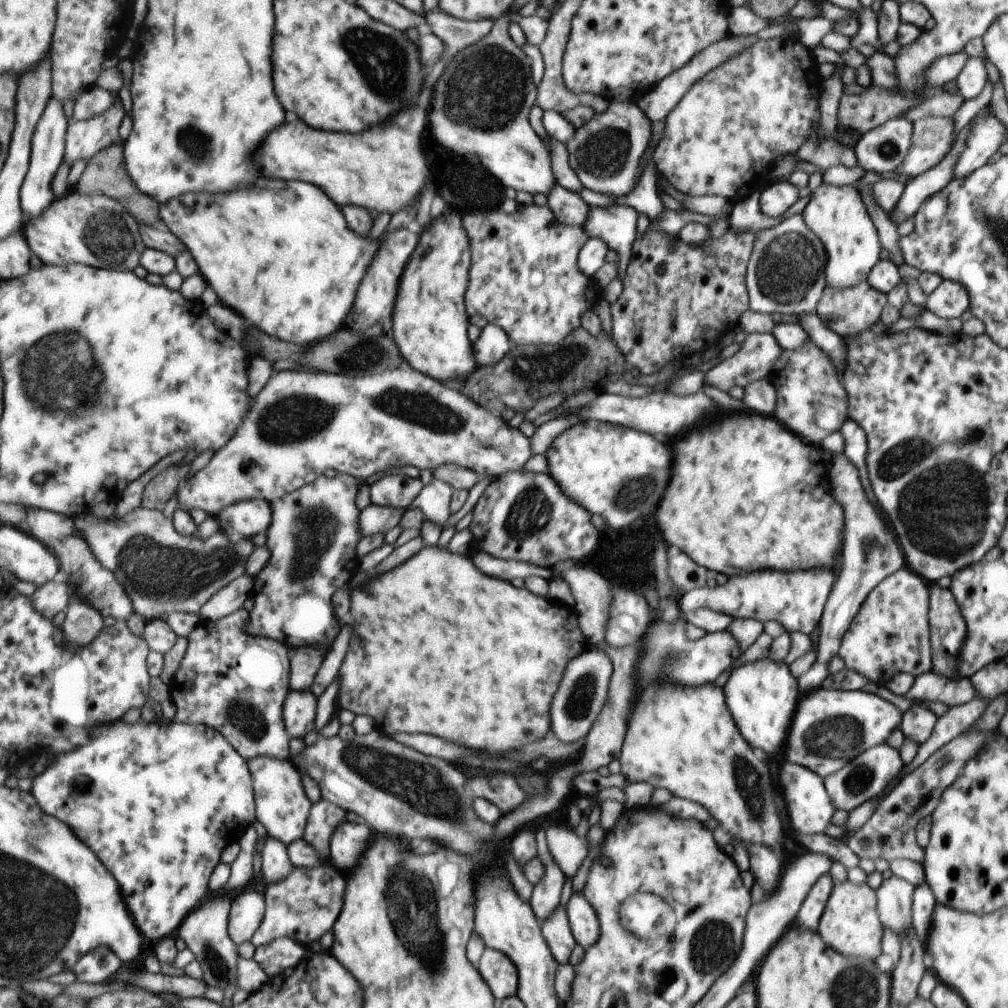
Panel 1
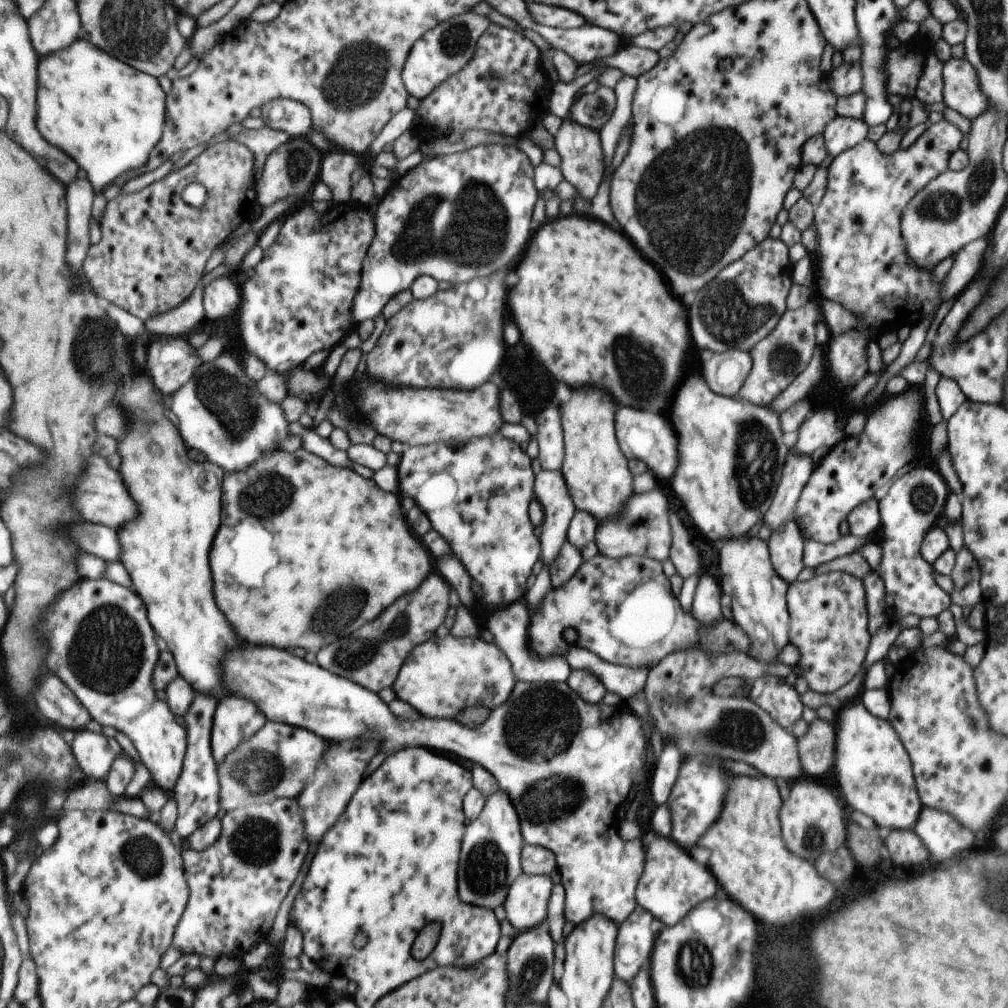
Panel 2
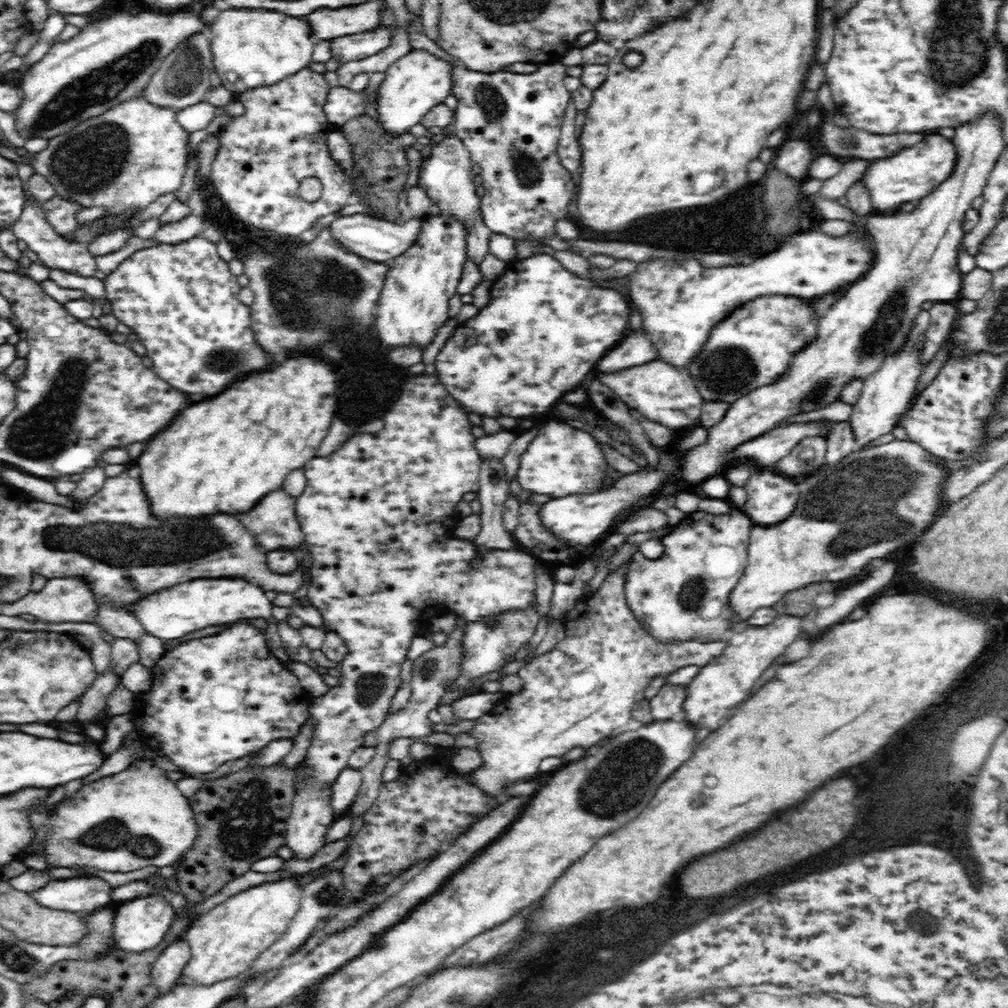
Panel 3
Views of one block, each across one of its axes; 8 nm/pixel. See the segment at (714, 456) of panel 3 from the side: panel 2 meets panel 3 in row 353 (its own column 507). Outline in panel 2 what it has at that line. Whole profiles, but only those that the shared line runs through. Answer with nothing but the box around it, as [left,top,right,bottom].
[457,789,524,910]

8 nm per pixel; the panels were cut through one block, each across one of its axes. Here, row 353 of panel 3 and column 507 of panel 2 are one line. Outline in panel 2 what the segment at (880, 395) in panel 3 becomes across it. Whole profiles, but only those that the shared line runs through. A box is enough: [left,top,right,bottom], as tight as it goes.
[504,872,553,932]

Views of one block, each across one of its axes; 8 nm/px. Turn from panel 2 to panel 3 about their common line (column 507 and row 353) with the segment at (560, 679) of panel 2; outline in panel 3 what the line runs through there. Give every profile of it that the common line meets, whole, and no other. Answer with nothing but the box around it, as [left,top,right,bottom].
[596,329,657,375]

